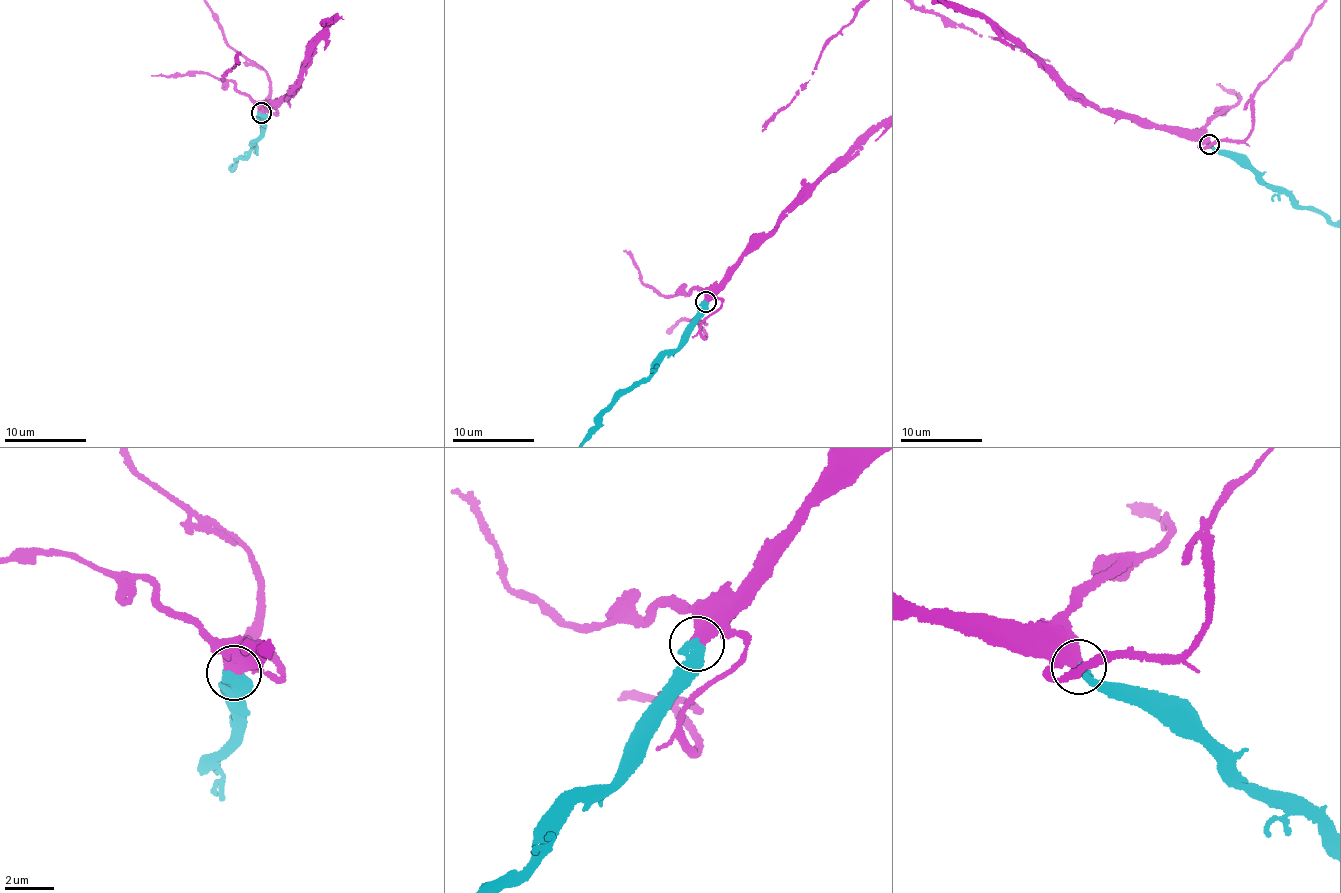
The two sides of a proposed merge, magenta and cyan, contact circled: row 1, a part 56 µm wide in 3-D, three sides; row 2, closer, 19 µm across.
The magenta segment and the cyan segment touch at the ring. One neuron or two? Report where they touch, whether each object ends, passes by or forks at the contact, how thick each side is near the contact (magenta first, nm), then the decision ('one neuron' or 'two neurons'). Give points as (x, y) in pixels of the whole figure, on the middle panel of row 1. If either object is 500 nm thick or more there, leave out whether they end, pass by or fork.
(705, 302) | magenta ends | cyan ends | 460/400 nm | one neuron

